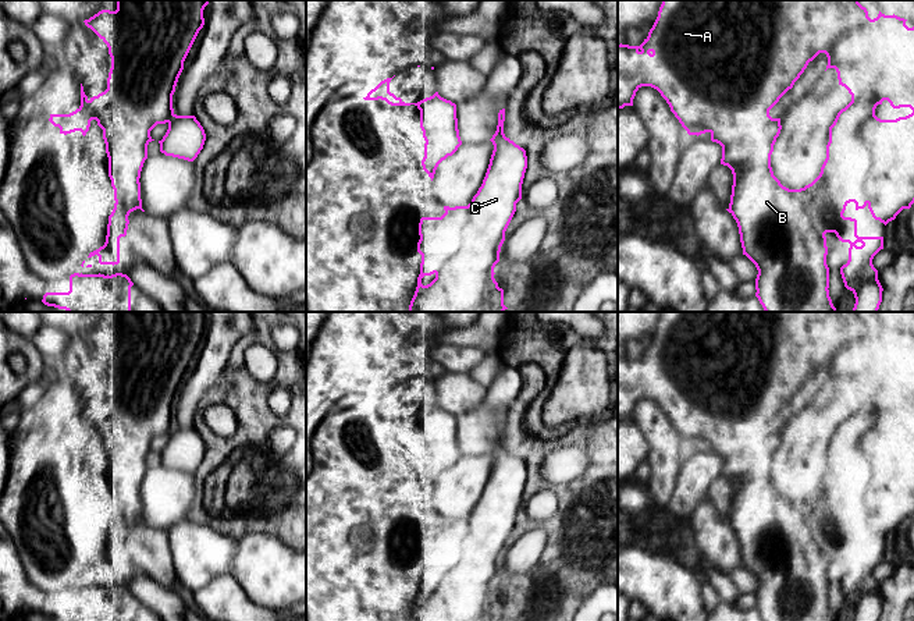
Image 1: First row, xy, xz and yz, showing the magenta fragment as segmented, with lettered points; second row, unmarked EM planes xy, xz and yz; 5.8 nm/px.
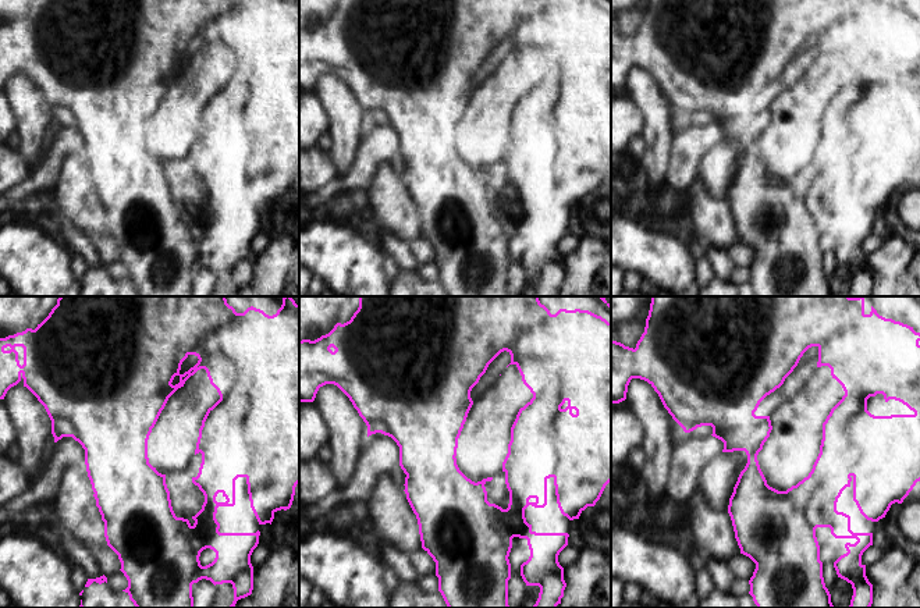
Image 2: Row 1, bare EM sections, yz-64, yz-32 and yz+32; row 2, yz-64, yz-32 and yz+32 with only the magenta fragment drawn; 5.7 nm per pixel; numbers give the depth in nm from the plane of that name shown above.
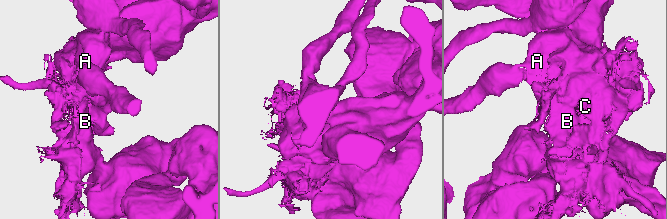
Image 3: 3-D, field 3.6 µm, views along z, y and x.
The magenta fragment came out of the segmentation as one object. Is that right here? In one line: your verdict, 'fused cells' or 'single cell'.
single cell

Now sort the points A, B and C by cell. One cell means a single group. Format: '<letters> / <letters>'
A B C

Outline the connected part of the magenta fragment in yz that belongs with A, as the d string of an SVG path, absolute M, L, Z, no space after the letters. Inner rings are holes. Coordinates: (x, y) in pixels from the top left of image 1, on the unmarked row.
M662 312L658 329L648 344L648 348L640 358L618 355L618 420L633 418L636 404L641 398L657 401L666 412L671 423L679 432L689 447L711 446L711 453L722 458L721 476L728 478L733 486L730 515L726 521L737 535L743 567L746 567L757 579L755 608L764 621L836 621L829 608L829 579L826 576L826 544L835 544L839 553L849 554L849 572L840 579L844 599L854 606L856 615L853 621L879 621L882 614L882 597L878 592L878 582L872 576L874 568L883 561L883 549L858 549L857 532L844 529L843 525L850 514L856 515L856 522L869 521L872 529L885 537L895 532L903 521L910 521L914 515L914 338L908 340L904 330L897 327L885 327L879 323L878 329L871 331L868 323L858 312ZM819 365L828 369L828 380L837 384L839 397L844 398L851 407L851 414L842 420L833 436L829 439L829 454L826 457L826 471L821 479L819 487L808 497L800 501L789 501L773 487L771 479L771 466L773 457L780 446L780 430L772 430L769 422L779 411L793 400L794 394ZM888 412L893 420L910 419L911 426L896 432L881 432L875 427L875 420Z

